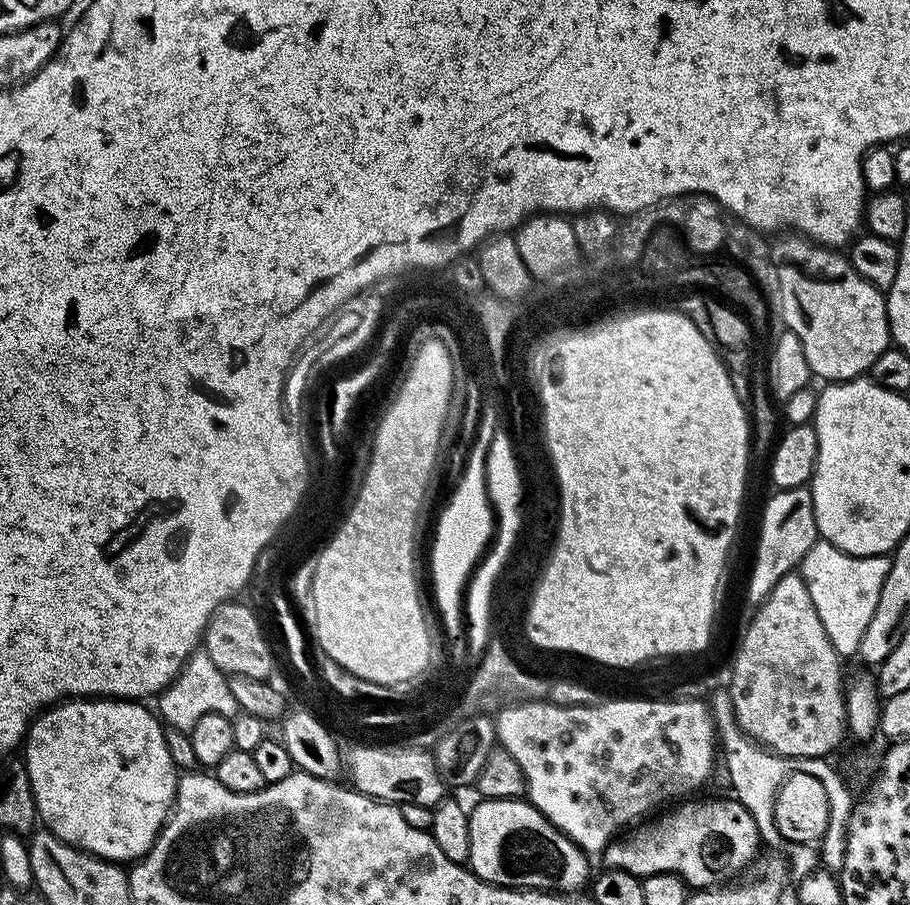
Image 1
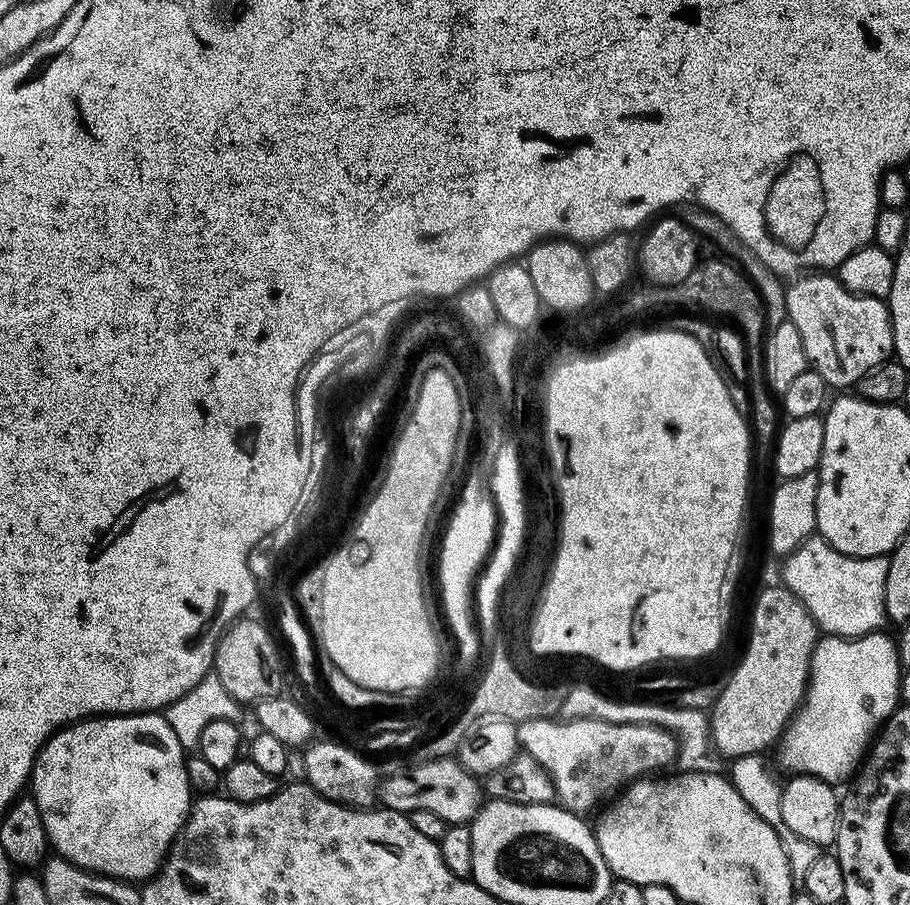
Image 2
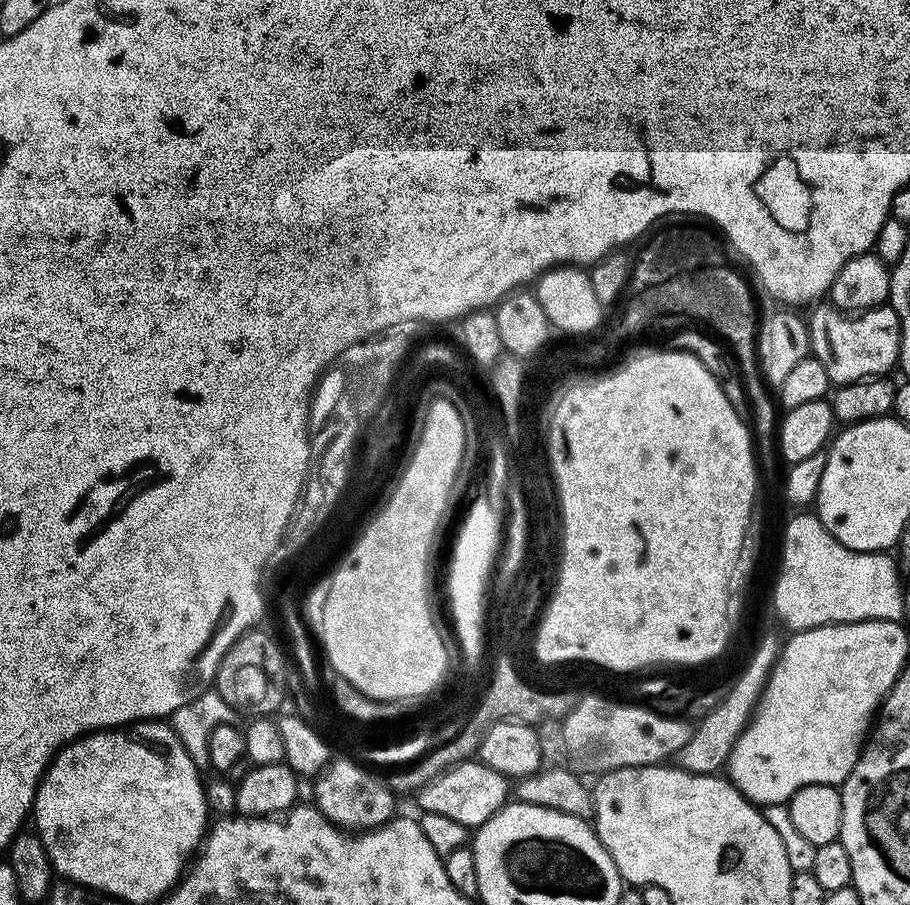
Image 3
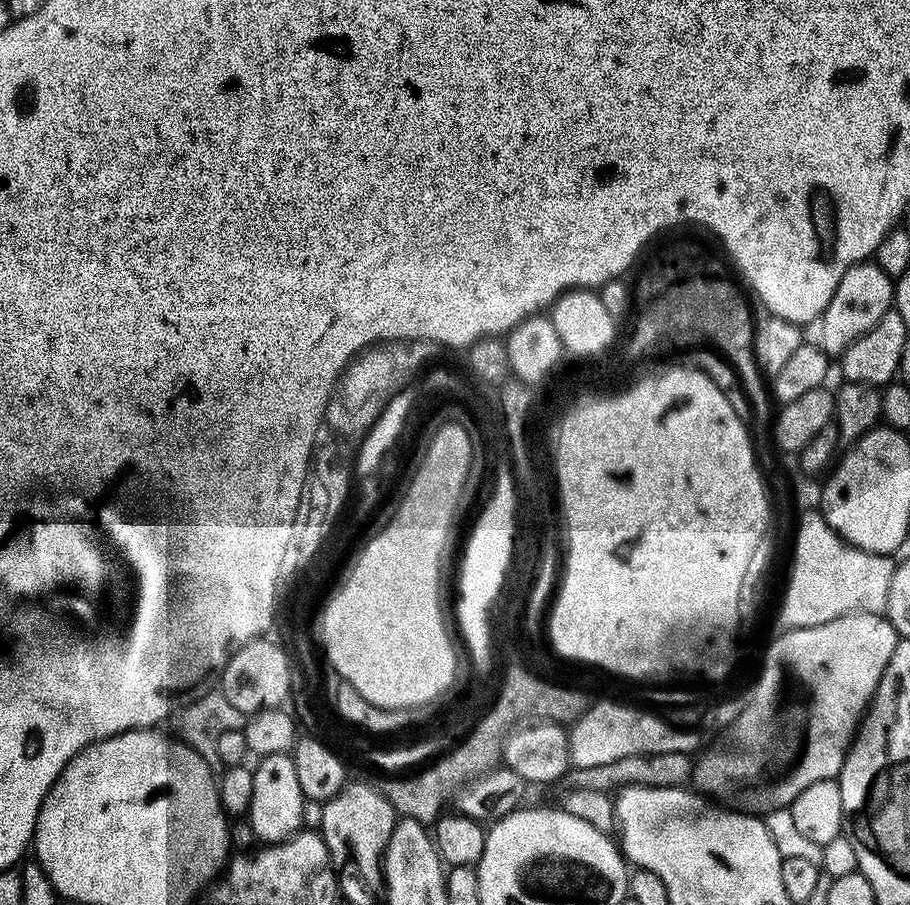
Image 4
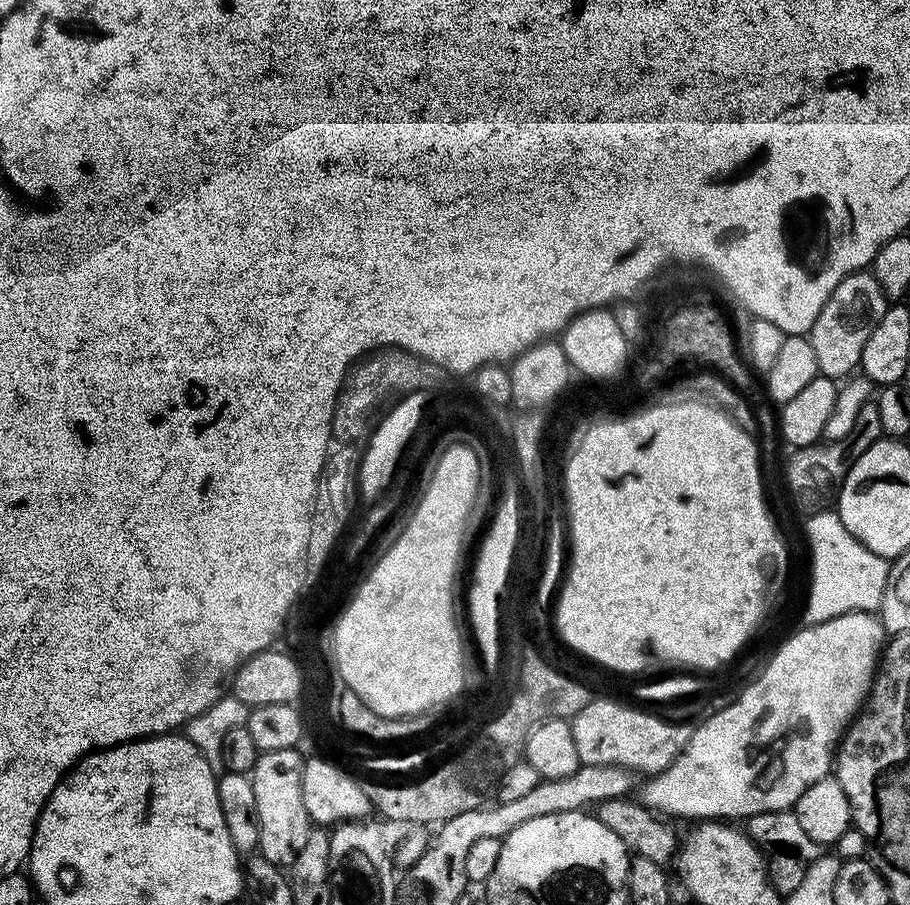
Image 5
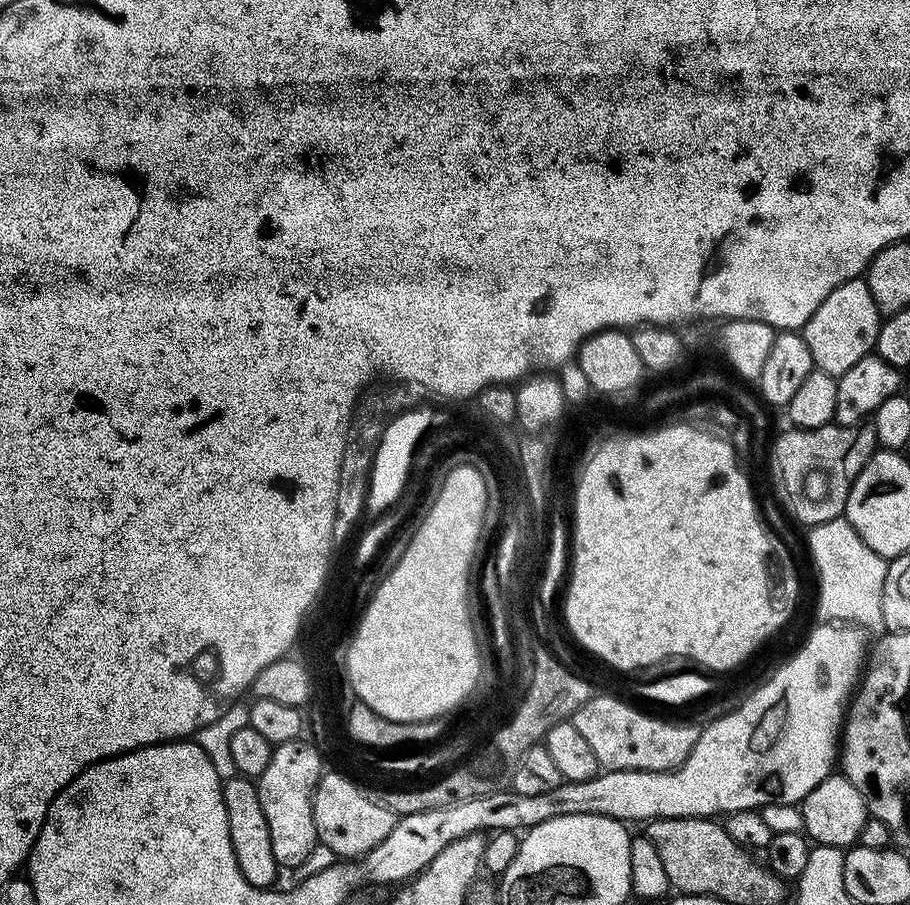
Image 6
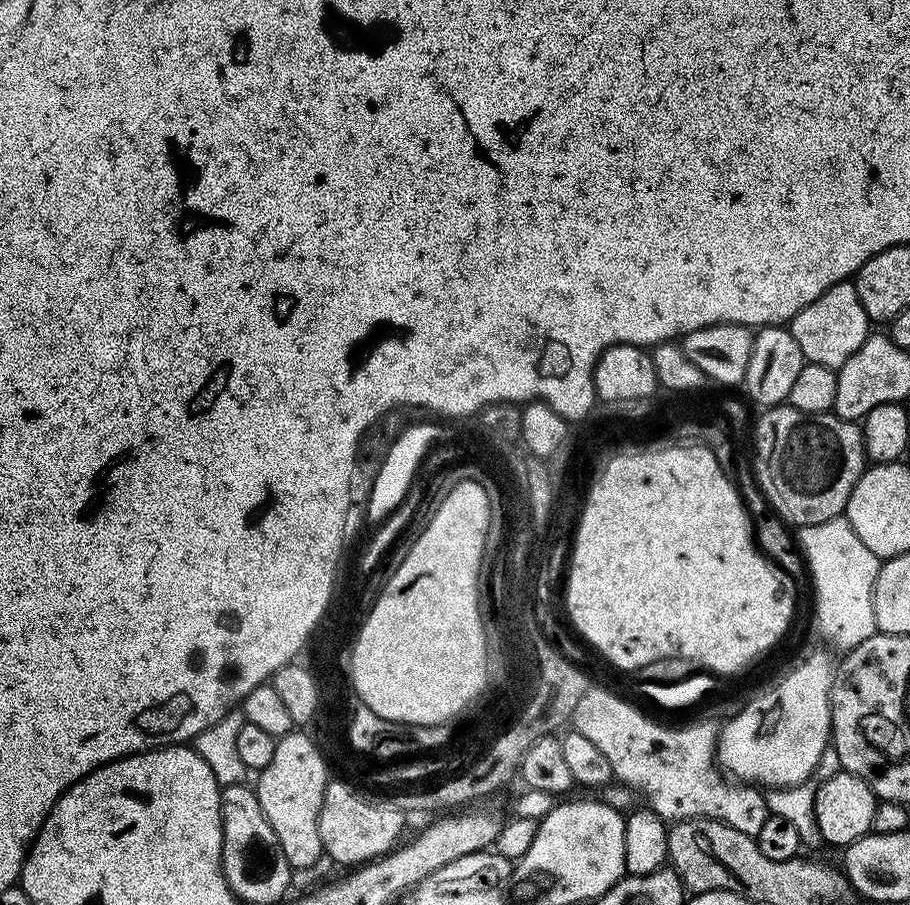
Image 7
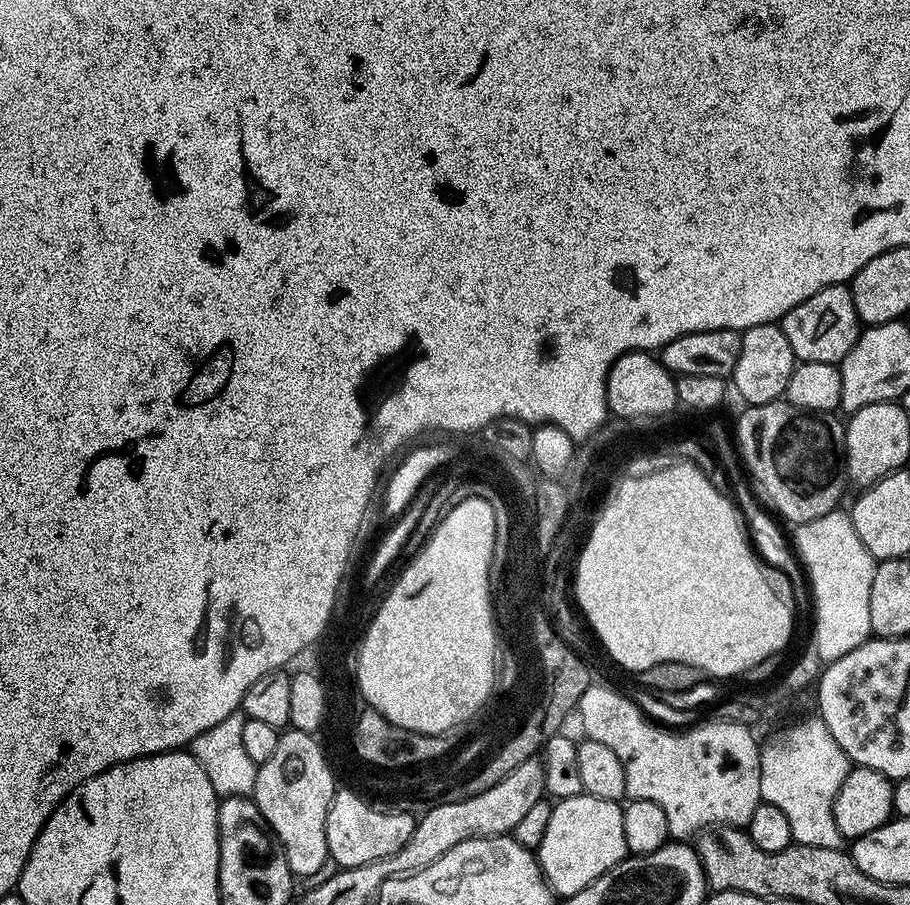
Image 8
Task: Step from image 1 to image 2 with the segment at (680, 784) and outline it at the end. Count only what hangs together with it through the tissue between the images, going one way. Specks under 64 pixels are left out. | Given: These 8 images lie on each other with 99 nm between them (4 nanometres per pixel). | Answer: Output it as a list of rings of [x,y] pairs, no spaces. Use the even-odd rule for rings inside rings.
[[[537,718],[523,721],[517,727],[516,737],[520,739],[520,748],[527,755],[533,756],[550,774],[556,787],[556,800],[569,812],[577,814],[588,814],[584,812],[591,808],[599,809],[605,802],[623,792],[629,784],[659,773],[656,772],[659,768],[666,767],[671,760],[673,763],[678,756],[676,737],[656,724],[611,724],[605,720],[588,719],[571,725],[567,720]]]

